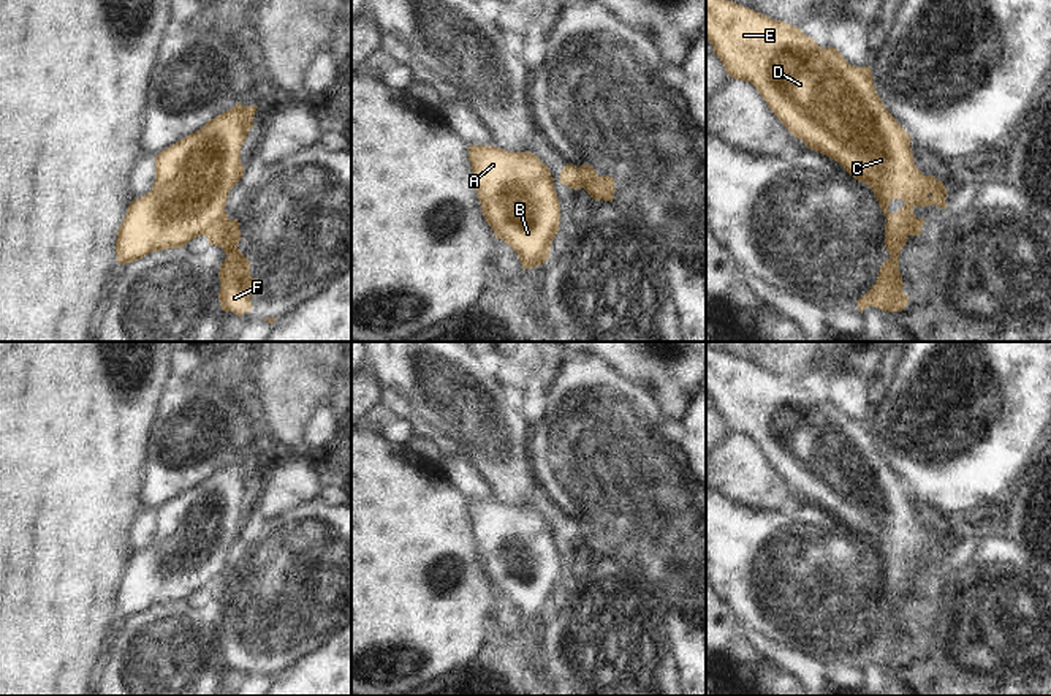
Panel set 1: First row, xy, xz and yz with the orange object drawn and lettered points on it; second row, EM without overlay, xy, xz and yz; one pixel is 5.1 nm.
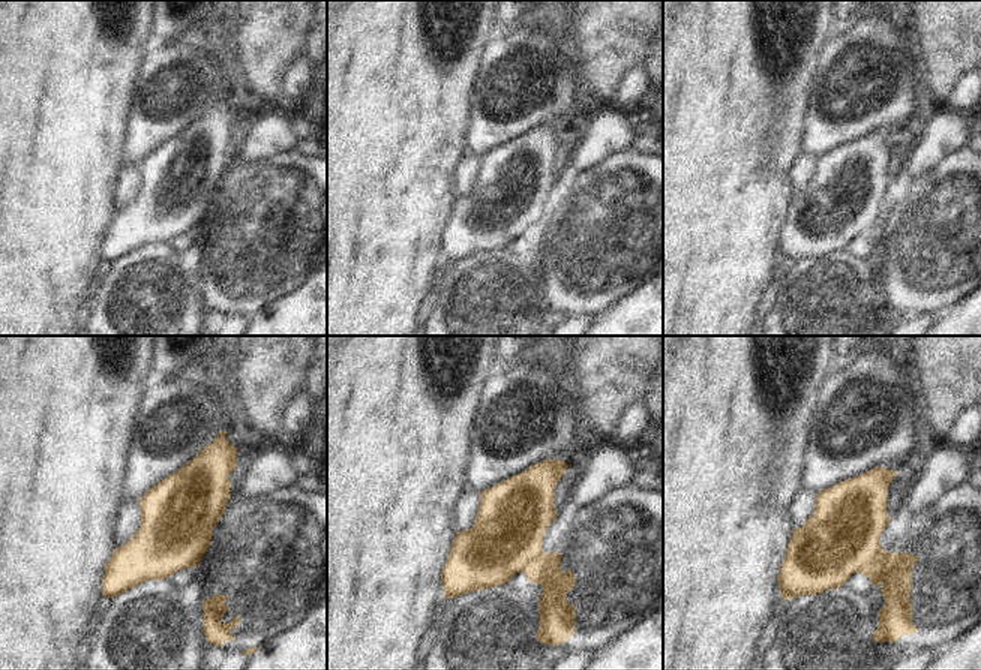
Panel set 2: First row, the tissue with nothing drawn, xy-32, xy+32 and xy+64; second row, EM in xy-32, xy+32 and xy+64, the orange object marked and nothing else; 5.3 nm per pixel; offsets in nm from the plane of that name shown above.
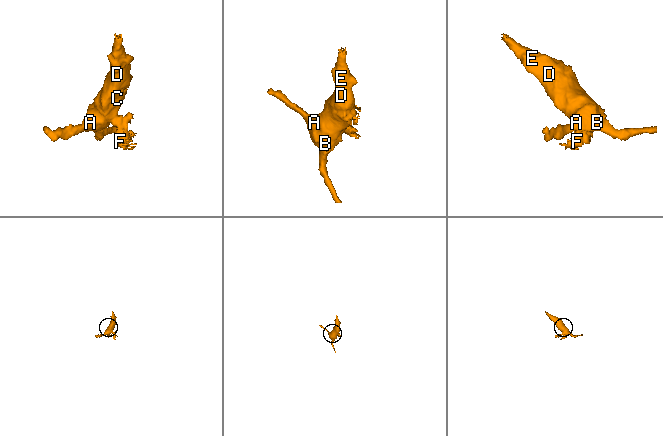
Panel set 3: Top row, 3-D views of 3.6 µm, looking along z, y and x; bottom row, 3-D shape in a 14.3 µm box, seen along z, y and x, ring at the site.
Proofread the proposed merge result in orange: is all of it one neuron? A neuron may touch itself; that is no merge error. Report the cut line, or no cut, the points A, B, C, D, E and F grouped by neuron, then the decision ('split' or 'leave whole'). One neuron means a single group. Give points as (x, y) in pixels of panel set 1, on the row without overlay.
xy (231, 576), (220, 600) | A B C D E / F | split

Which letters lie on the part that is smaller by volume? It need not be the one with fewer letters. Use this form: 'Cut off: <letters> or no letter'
Cut off: F

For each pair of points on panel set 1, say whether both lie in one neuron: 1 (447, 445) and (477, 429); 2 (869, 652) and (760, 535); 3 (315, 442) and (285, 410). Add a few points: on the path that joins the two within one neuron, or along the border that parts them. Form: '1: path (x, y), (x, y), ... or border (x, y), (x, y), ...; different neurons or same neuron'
1: border (445, 434), (456, 450); different neurons
2: path (846, 624), (785, 563); same neuron
3: border (328, 405), (317, 410), (307, 421), (301, 453); different neurons

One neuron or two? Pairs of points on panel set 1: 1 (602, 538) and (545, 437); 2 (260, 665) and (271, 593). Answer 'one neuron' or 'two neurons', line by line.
1: one neuron
2: one neuron

